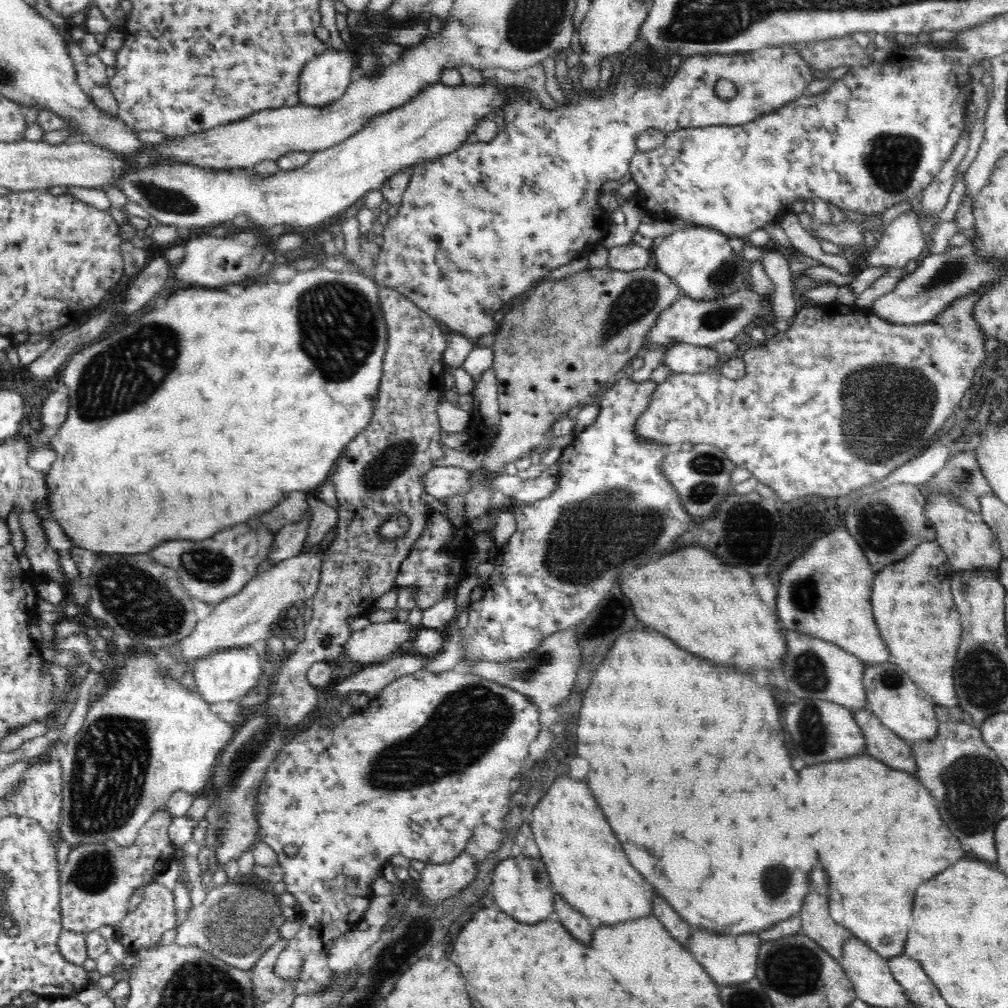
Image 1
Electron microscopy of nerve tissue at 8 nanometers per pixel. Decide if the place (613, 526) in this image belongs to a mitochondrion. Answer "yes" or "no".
yes

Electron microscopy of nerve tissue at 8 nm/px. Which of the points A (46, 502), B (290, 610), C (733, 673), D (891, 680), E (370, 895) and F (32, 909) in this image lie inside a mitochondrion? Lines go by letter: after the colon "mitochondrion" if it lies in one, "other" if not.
A: other
B: other
C: other
D: mitochondrion
E: other
F: other

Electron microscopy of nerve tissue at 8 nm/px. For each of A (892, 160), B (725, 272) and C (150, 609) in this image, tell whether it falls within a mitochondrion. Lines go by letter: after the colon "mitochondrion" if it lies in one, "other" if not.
A: mitochondrion
B: mitochondrion
C: mitochondrion

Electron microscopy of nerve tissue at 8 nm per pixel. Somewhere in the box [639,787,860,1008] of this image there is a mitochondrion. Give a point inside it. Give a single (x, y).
(796, 969)

